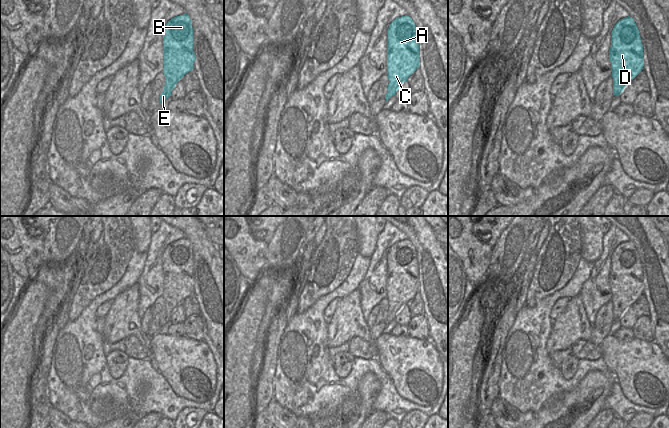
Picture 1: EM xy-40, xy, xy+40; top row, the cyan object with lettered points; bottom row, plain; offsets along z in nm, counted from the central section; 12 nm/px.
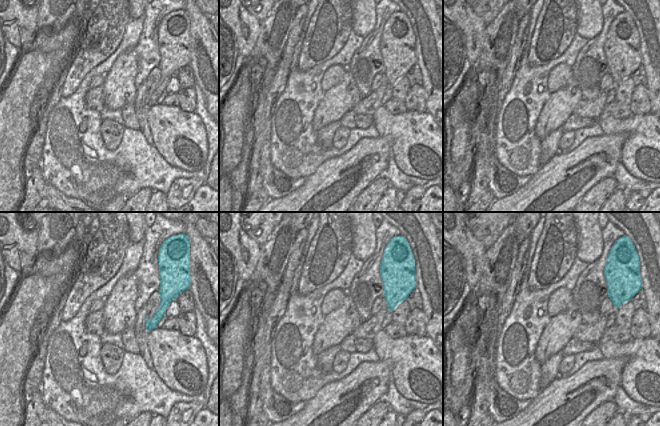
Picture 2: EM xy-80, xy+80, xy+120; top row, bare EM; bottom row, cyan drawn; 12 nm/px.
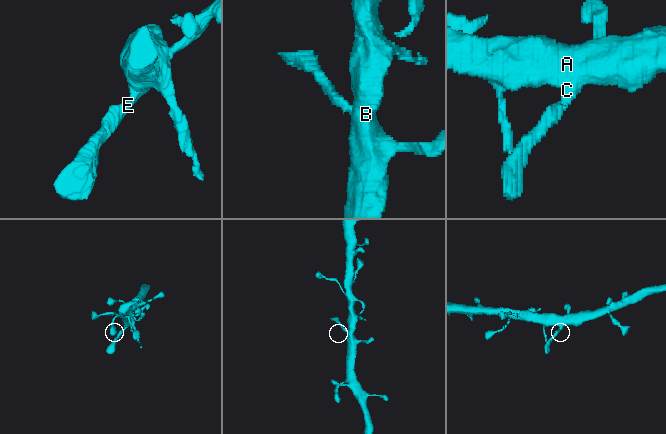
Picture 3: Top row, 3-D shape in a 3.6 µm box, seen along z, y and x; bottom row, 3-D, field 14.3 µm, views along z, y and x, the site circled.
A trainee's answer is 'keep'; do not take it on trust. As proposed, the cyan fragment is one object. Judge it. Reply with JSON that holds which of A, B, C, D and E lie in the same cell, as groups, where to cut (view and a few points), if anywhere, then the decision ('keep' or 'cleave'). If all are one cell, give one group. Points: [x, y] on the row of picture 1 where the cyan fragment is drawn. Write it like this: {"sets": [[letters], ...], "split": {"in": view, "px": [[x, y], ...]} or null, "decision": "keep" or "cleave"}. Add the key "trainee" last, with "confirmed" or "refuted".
{"sets": [["A", "B", "C", "D", "E"]], "split": null, "decision": "keep", "trainee": "confirmed"}

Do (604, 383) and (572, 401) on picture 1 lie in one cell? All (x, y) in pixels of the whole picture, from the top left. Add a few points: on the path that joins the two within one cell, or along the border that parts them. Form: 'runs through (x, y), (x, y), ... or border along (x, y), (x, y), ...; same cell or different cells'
runs through (596, 387), (580, 401); same cell

